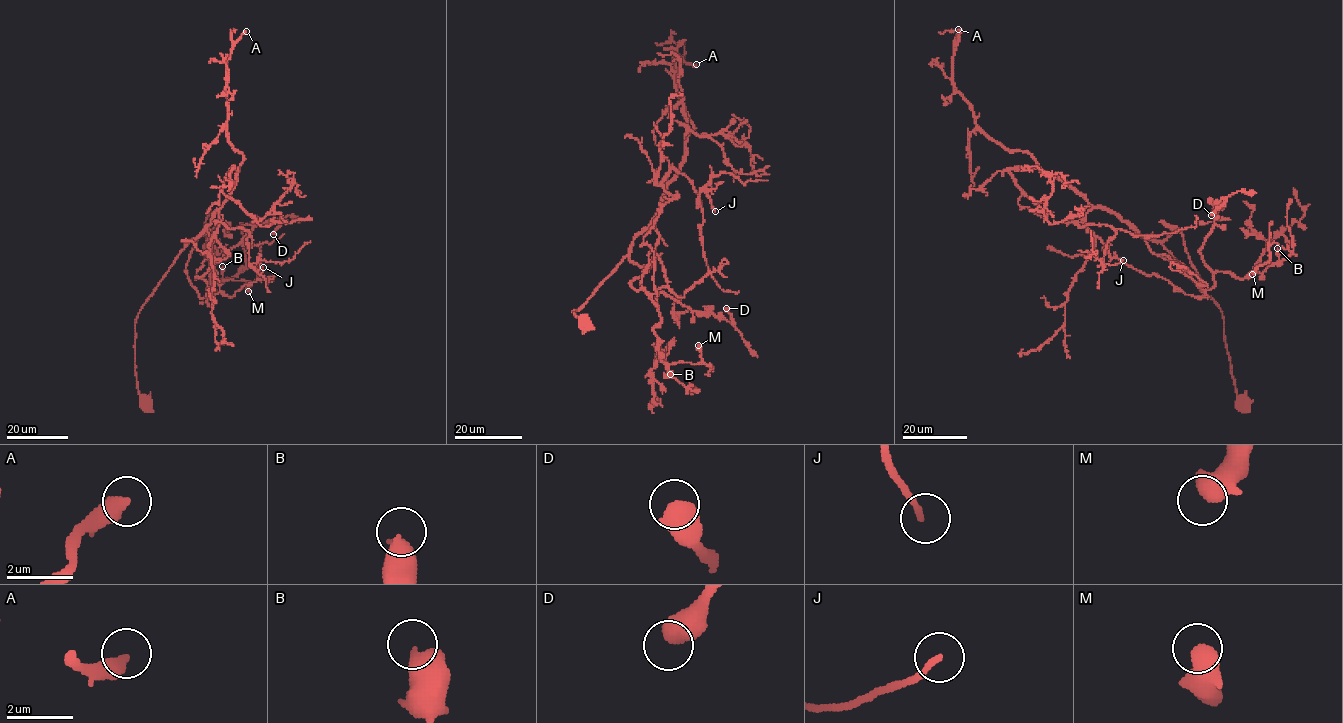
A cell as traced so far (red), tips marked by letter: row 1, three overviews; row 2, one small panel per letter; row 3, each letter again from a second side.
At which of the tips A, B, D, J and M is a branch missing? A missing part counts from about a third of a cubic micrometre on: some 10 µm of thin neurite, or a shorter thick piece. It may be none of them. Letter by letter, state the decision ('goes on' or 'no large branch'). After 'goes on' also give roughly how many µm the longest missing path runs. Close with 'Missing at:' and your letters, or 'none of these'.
A: goes on; missing 35 µm
B: no large branch
D: no large branch
J: no large branch
M: no large branch
Missing at: A

